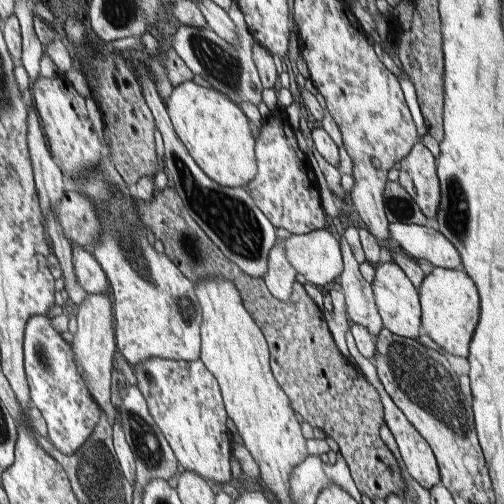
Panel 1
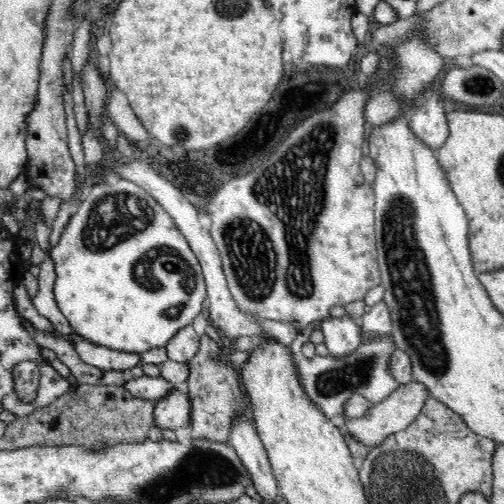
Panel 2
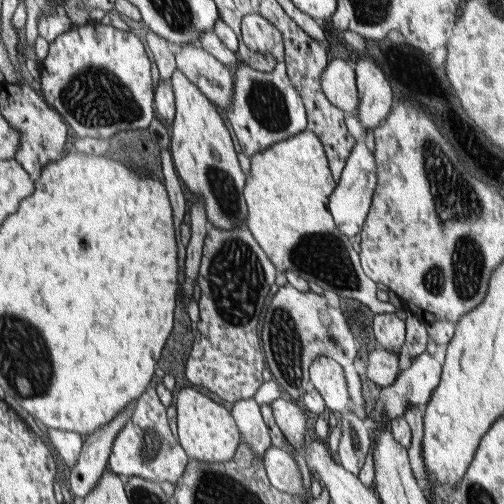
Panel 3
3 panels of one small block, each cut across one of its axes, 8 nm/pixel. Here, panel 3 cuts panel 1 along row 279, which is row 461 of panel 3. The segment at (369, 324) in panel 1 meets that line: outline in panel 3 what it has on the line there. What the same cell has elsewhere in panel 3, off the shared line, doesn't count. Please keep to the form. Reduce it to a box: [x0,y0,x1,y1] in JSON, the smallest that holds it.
[337,414,369,476]

